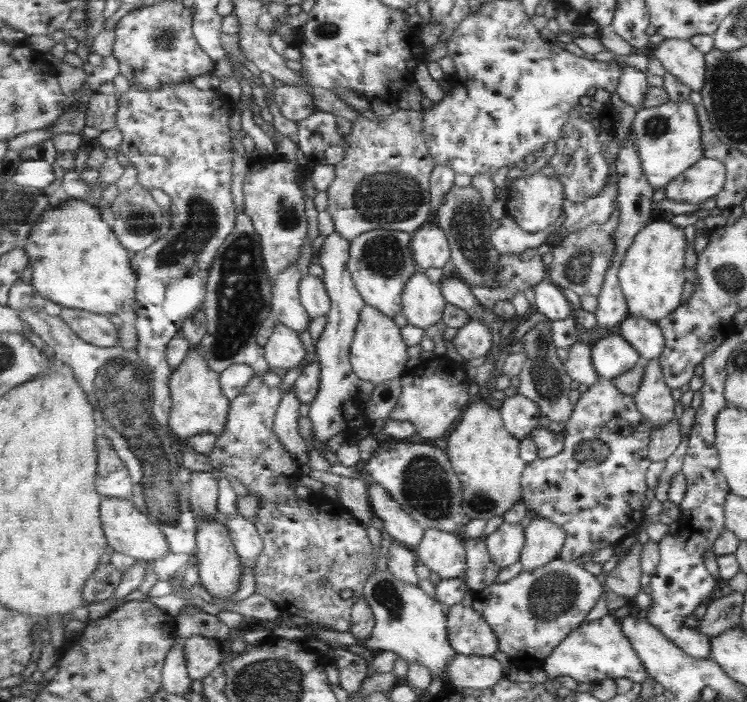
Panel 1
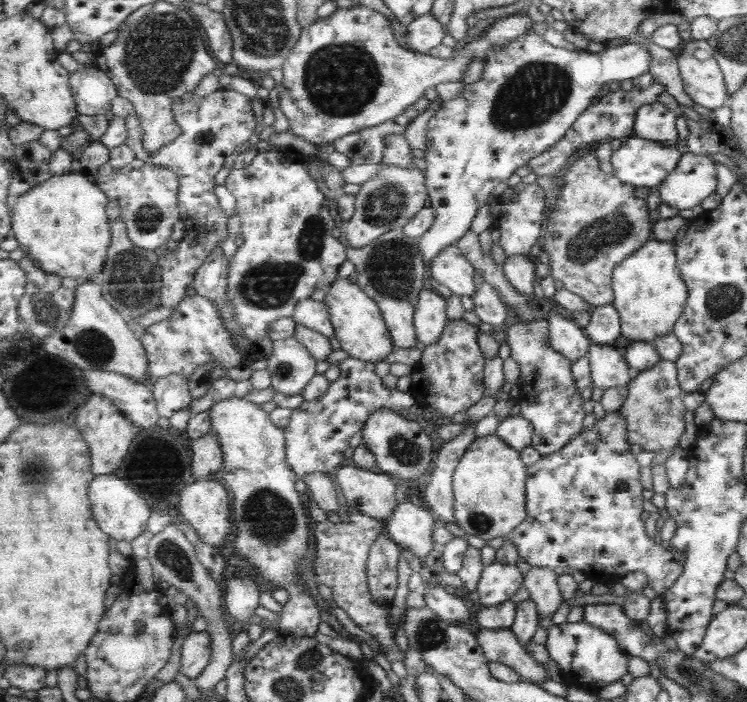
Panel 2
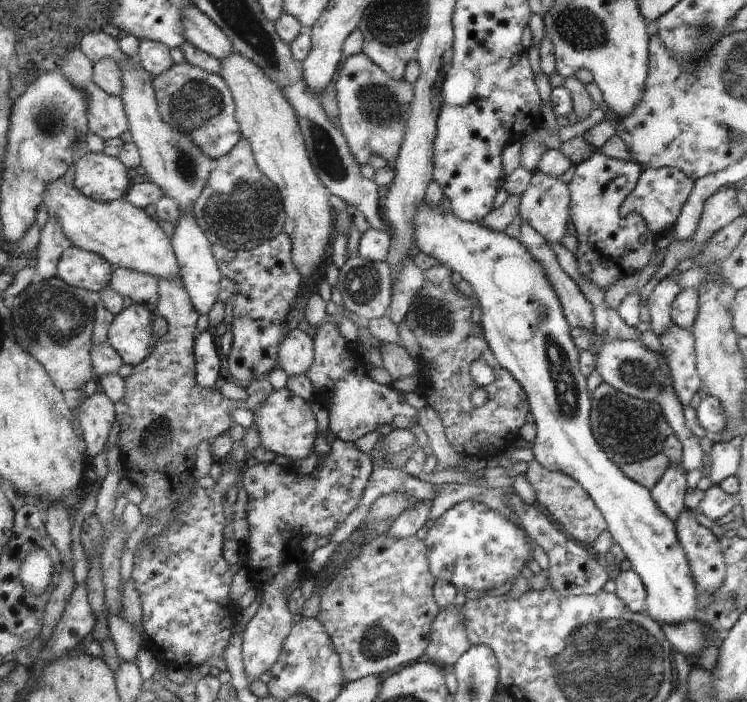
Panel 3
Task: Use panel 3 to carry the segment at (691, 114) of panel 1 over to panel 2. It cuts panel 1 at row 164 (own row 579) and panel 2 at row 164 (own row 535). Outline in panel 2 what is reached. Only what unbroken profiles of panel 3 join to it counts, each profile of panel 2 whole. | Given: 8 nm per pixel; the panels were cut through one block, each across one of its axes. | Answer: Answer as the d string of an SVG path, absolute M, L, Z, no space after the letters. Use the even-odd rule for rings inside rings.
M633 135L613 153L613 175L635 187L659 187L674 170L681 155L659 141Z

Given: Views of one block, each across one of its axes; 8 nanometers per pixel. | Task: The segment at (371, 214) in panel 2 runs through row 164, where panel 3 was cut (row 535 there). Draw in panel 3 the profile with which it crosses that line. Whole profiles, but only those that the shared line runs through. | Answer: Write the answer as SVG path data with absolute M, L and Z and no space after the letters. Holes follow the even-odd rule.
M380 535L363 548L363 552L339 574L337 580L322 594L317 619L330 634L347 682L351 683L371 675L385 676L391 672L426 659L431 644L433 625L440 612L435 599L435 576L427 559L427 546L417 536L397 540Z

